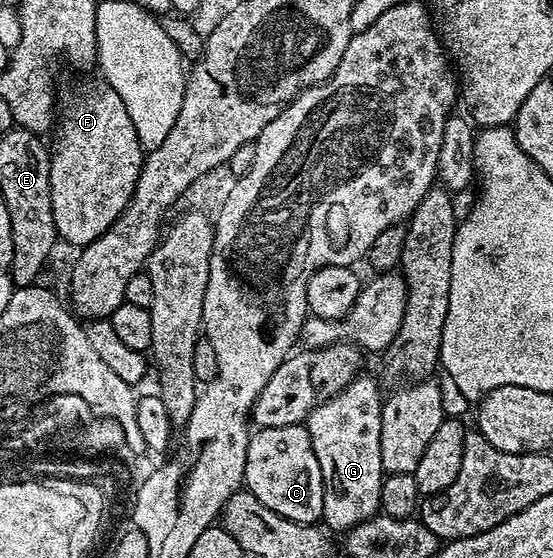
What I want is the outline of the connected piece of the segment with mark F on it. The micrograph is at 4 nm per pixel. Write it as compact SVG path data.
M102 78L97 80L74 80L64 83L57 89L57 115L54 119L52 129L52 137L54 136L54 144L51 143L49 158L50 166L50 190L51 190L51 208L54 213L54 224L56 233L61 241L66 240L68 243L76 246L75 248L83 248L92 243L100 235L112 226L114 220L122 214L127 208L129 200L132 199L134 188L137 186L138 176L141 172L141 164L144 162L145 151L137 138L137 132L134 124L131 123L130 114L126 109L126 104L122 98L115 92L114 88L110 88L108 82Z

